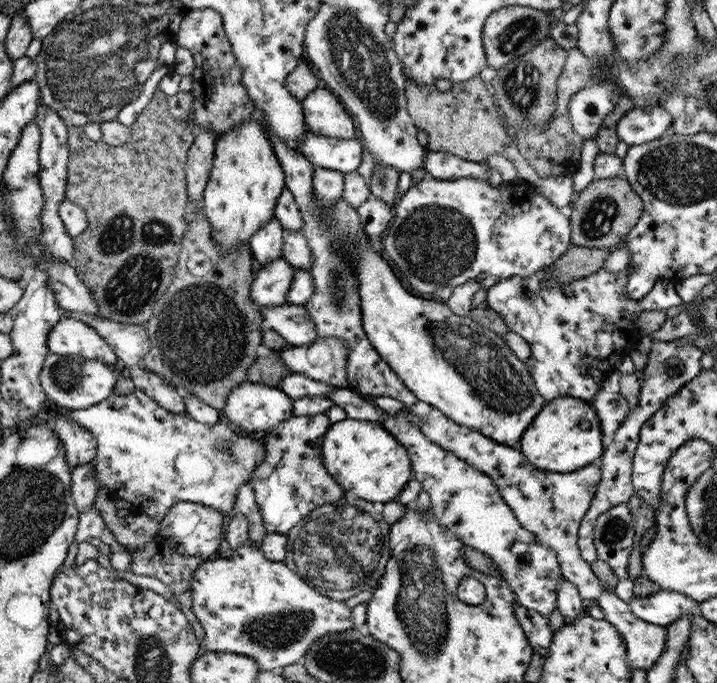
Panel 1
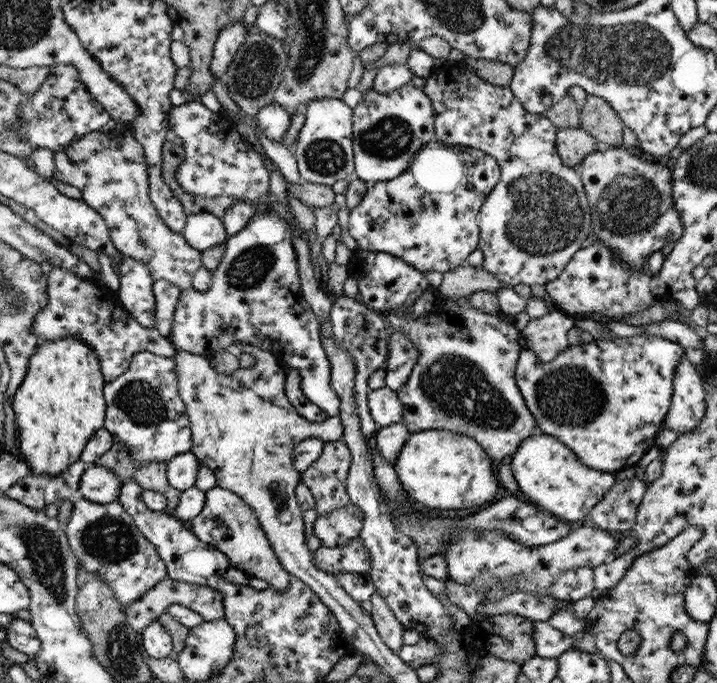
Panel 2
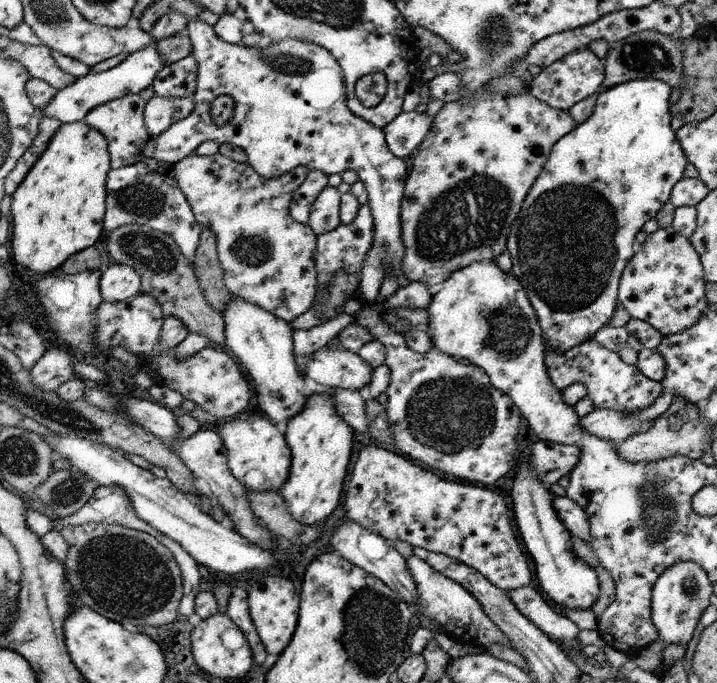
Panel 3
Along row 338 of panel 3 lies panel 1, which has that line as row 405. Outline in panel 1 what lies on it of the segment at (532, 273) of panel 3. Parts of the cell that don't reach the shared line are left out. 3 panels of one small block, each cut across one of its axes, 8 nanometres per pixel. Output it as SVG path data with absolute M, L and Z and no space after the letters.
M559 397L546 402L521 436L518 449L532 467L546 472L570 474L599 463L605 445L595 408L573 397Z

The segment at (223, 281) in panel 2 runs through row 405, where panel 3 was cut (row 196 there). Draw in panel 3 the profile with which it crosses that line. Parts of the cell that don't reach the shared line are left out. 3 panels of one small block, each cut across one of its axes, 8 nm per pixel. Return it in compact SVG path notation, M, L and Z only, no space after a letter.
M327 186L312 202L307 226L314 235L322 235L331 232L340 226L339 207L341 194L337 188Z

